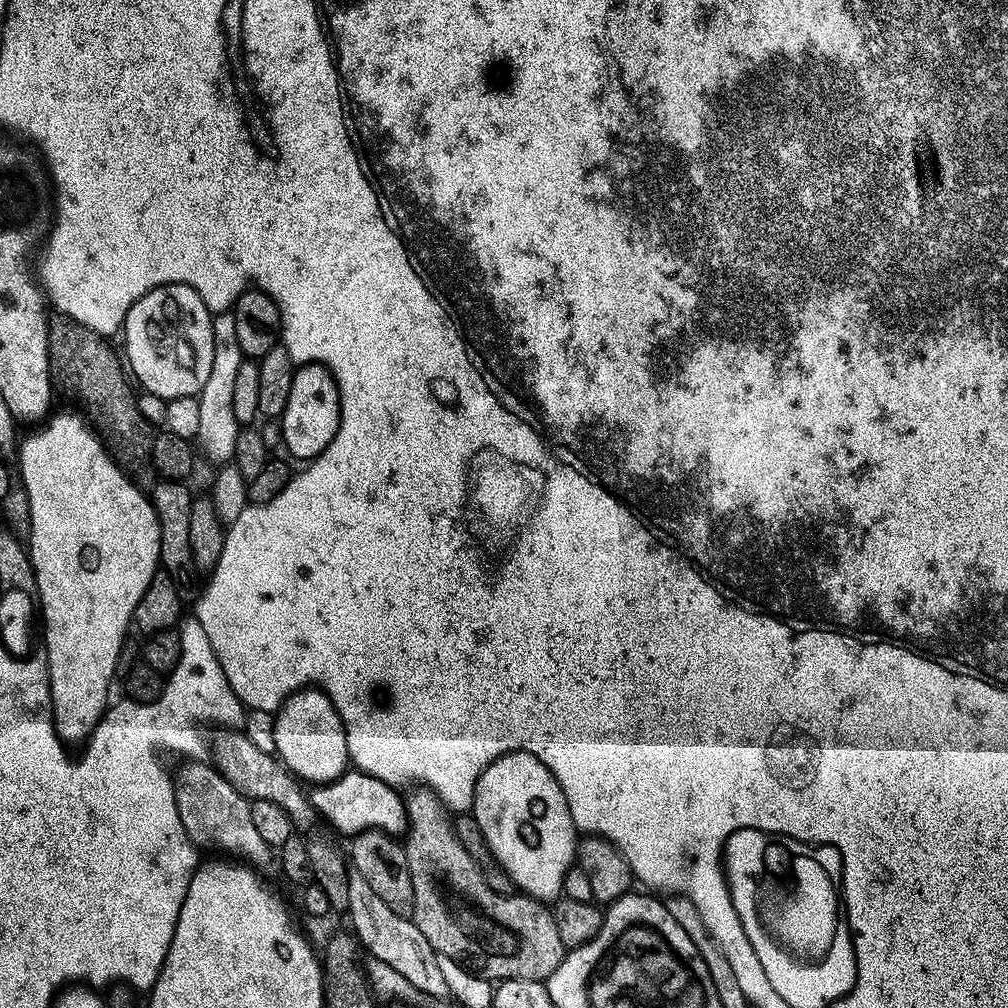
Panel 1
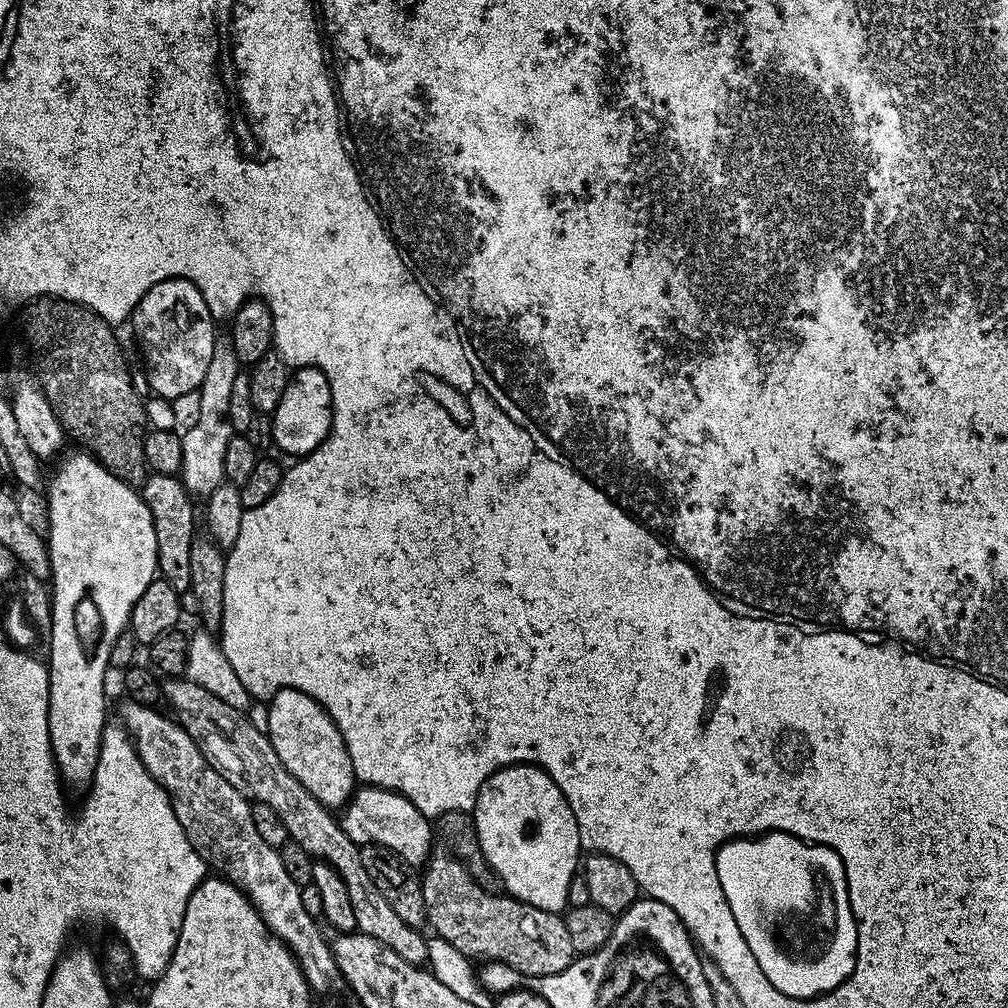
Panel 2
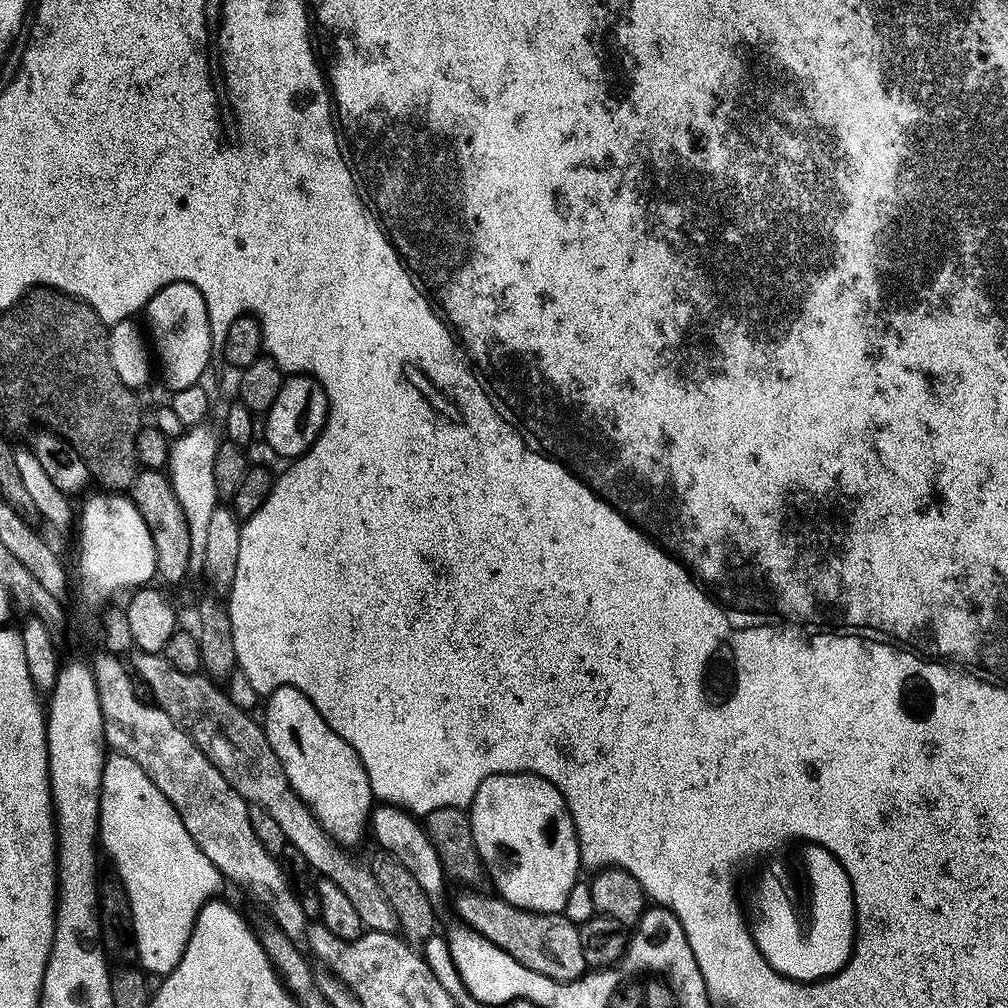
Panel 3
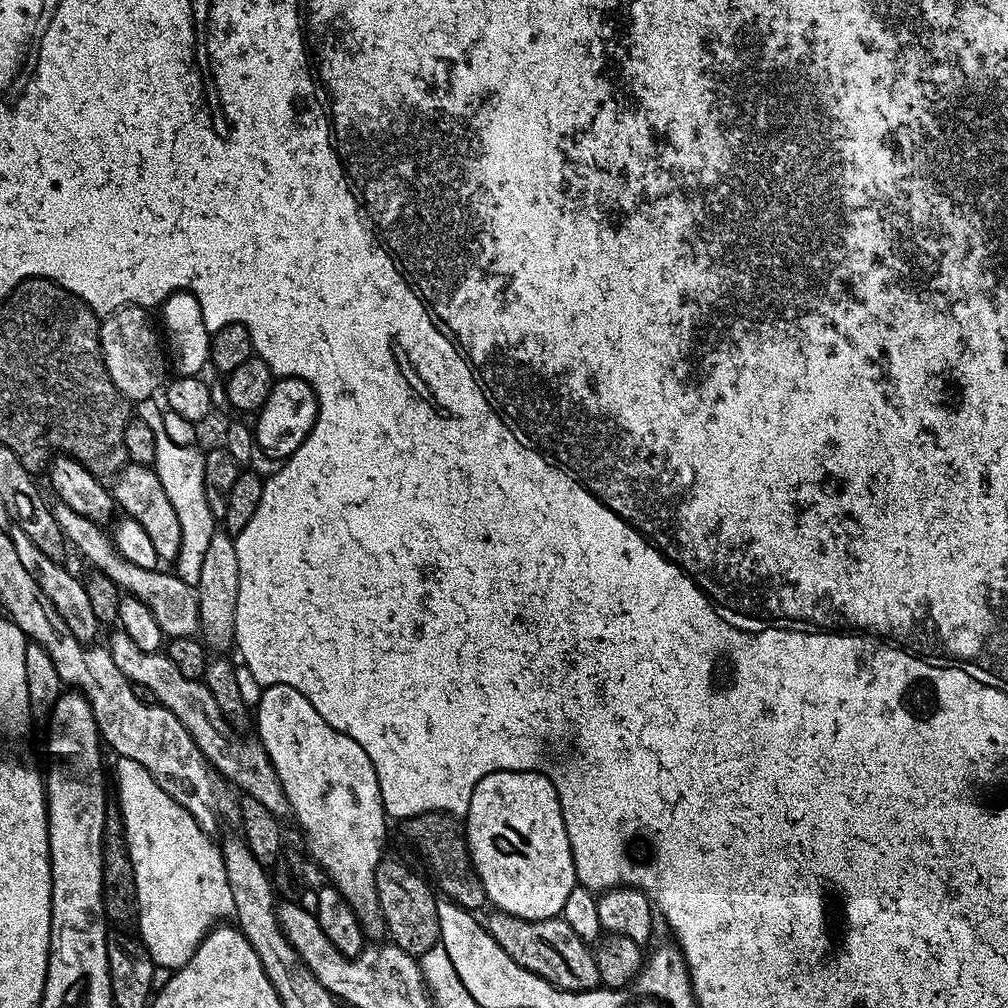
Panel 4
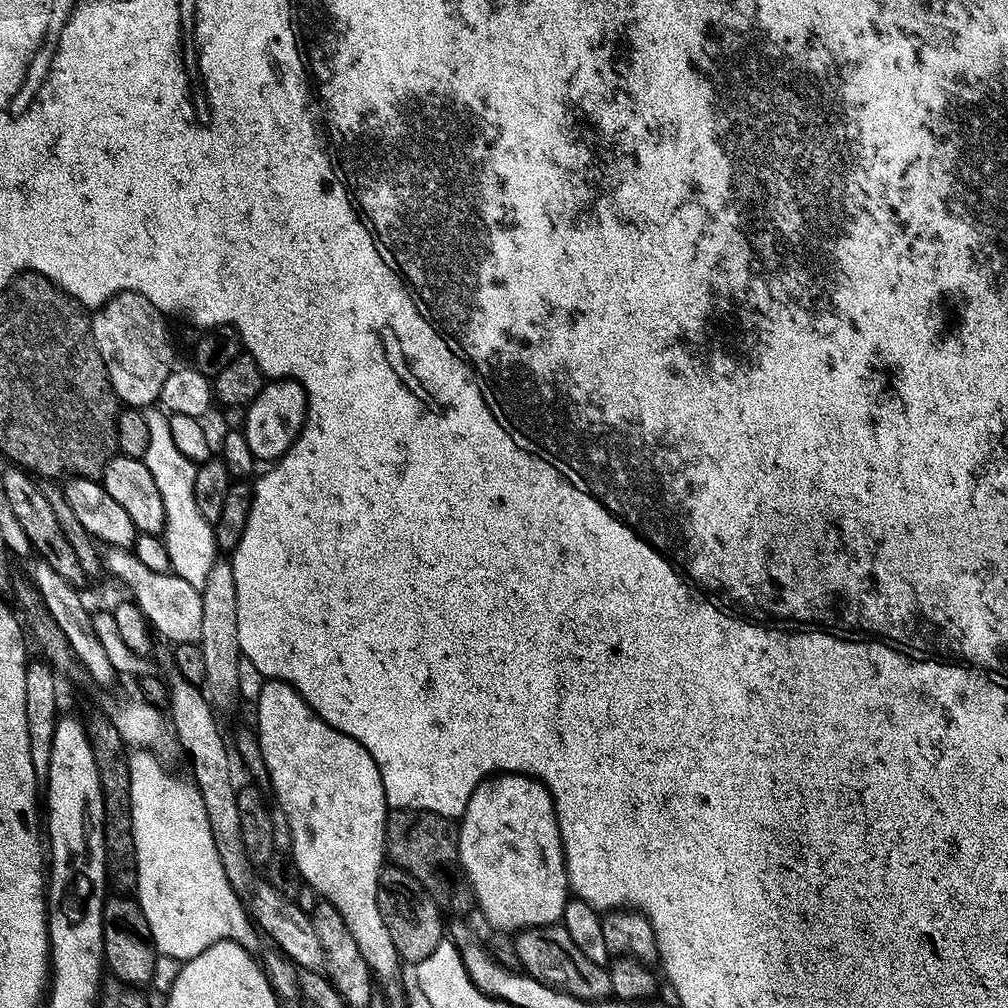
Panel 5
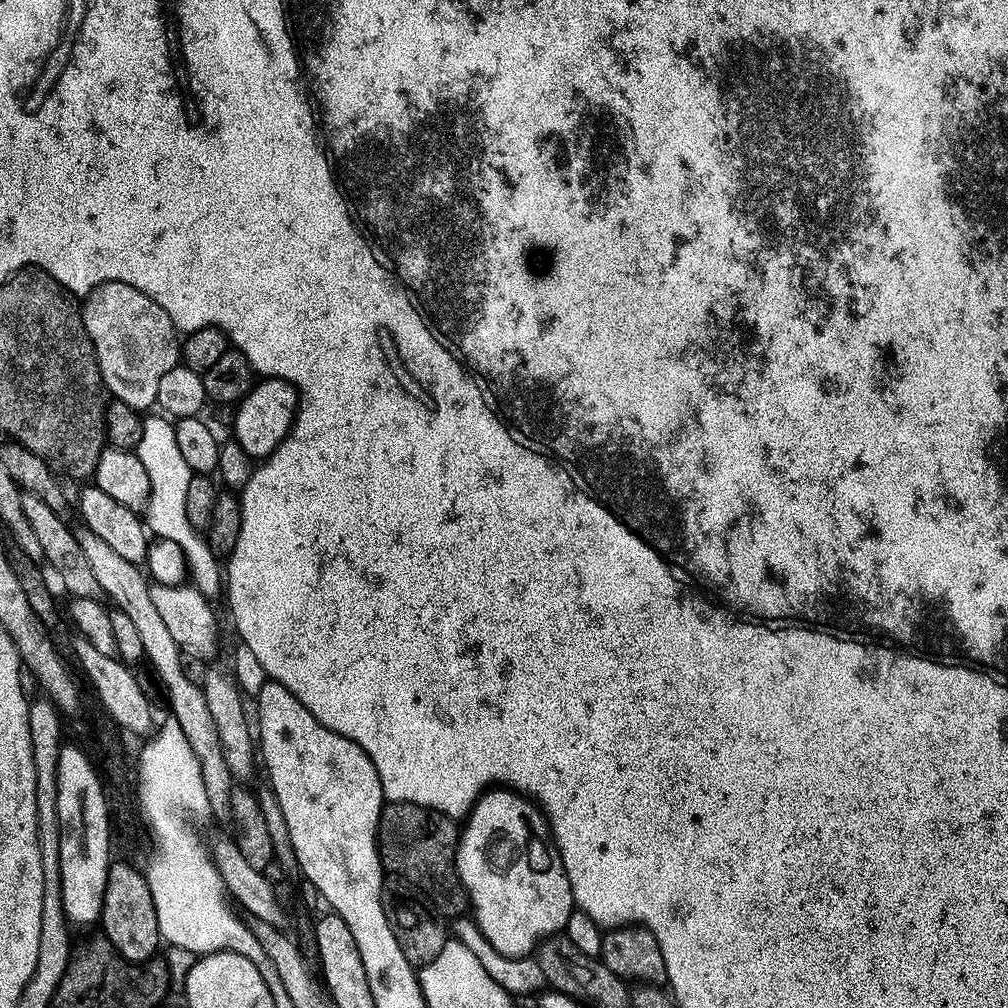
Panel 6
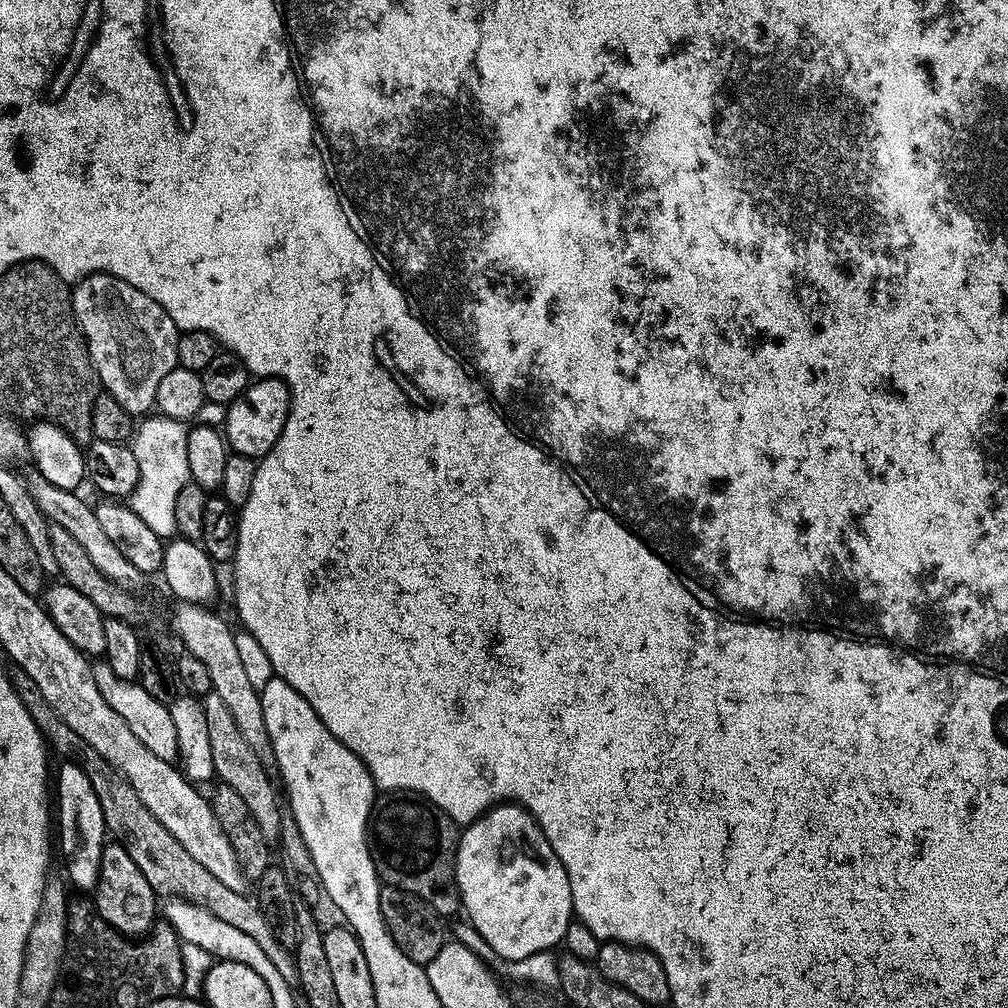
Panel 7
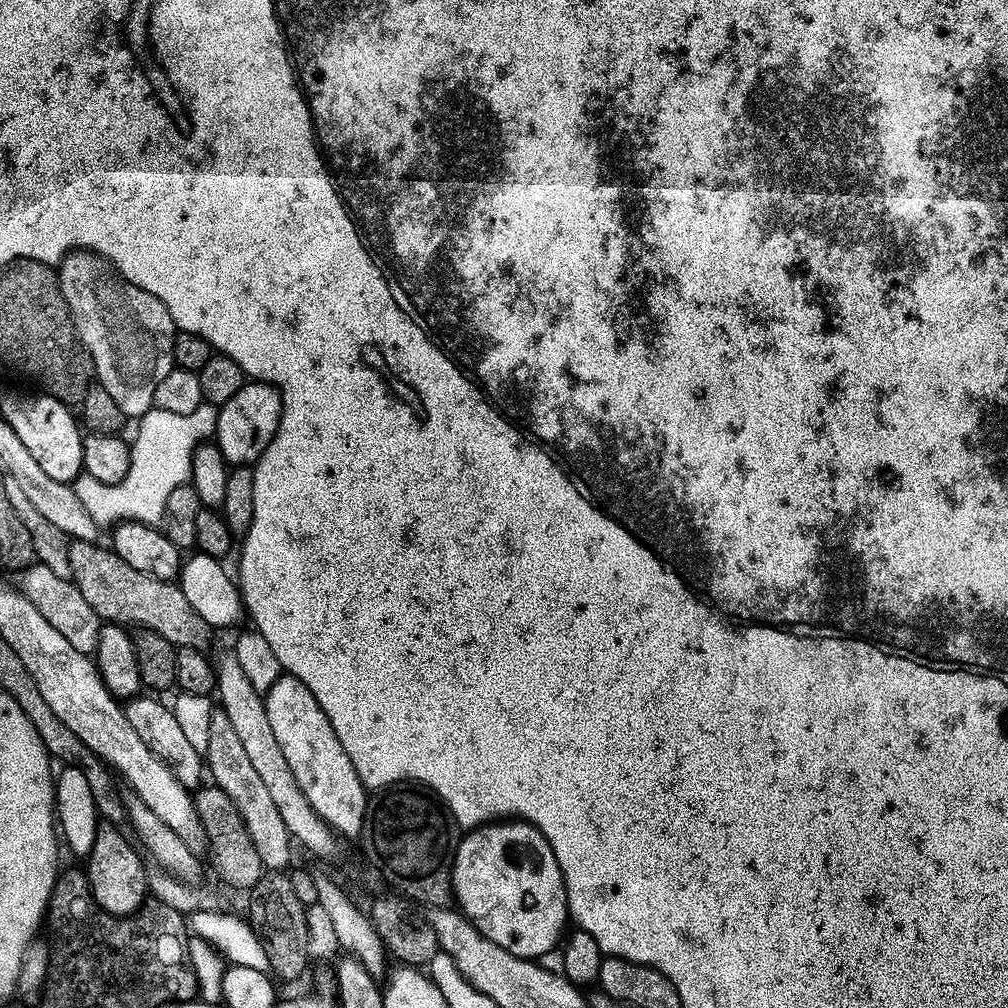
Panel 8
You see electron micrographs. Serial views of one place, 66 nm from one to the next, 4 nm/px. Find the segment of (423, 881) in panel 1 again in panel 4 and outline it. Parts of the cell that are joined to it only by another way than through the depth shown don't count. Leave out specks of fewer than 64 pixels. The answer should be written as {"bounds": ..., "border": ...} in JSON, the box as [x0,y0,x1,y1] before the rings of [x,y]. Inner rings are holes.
{"bounds":[486,910,600,992],"border":[[[499,910],[489,911],[486,927],[488,932],[510,954],[518,966],[538,974],[555,988],[567,992],[588,992],[600,984],[600,975],[593,949],[584,943],[566,922],[559,918],[550,920],[523,920]]]}

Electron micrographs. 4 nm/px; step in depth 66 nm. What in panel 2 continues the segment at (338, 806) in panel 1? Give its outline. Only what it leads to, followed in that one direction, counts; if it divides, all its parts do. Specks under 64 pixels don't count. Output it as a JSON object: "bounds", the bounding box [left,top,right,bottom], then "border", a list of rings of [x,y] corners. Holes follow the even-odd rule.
{"bounds":[339,786,433,865],"border":[[[375,786],[357,787],[351,800],[344,805],[339,822],[340,829],[348,835],[350,842],[361,846],[379,844],[381,848],[393,852],[397,861],[405,865],[406,863],[427,865],[433,855],[433,821],[424,816],[422,810],[418,810],[418,806],[414,806],[414,802],[410,802],[410,798],[403,796],[401,792],[391,792],[388,788]]]}

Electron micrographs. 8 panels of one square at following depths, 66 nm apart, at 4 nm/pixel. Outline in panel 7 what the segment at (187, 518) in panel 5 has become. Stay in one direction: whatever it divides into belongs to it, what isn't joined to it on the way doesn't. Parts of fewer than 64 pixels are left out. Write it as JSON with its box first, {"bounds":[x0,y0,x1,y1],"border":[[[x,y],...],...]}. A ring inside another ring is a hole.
{"bounds":[130,415,189,538],"border":[[[149,415],[139,421],[130,447],[134,458],[138,458],[138,486],[130,497],[130,506],[162,538],[177,535],[174,522],[174,502],[178,499],[178,490],[189,483],[186,460],[186,442],[189,429],[185,421],[172,420],[169,416]]]}

